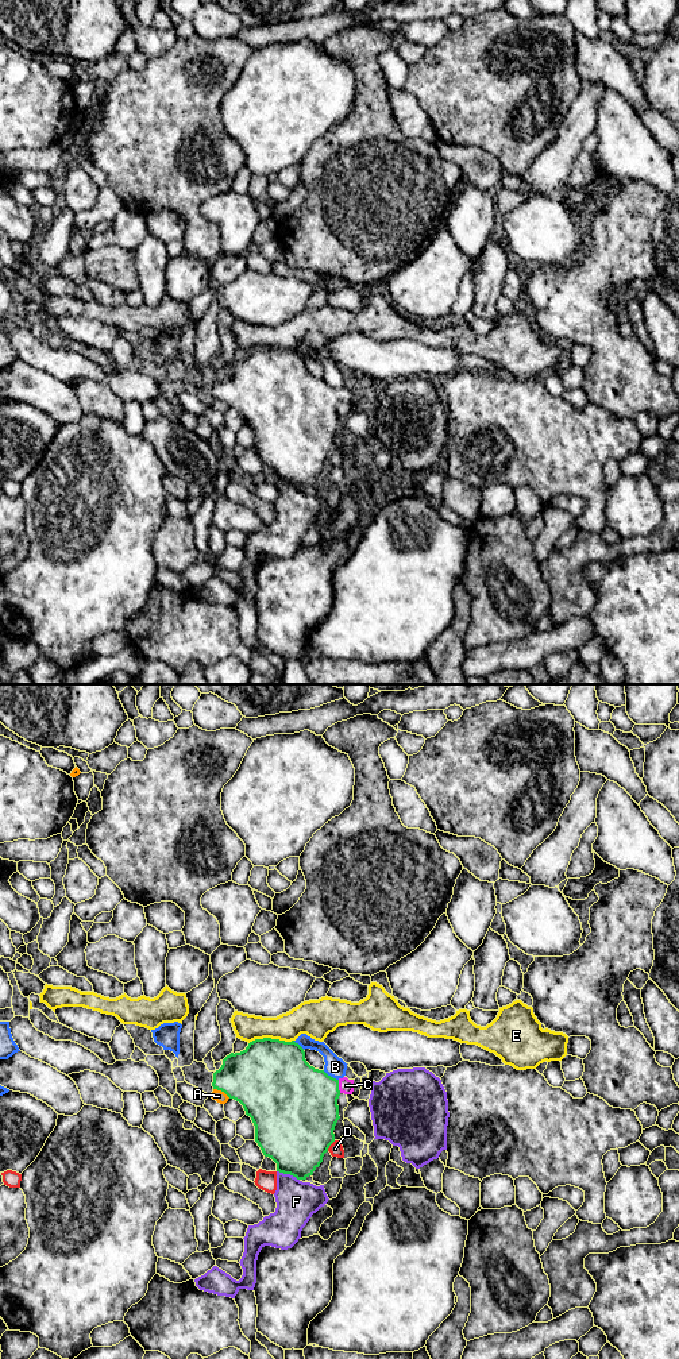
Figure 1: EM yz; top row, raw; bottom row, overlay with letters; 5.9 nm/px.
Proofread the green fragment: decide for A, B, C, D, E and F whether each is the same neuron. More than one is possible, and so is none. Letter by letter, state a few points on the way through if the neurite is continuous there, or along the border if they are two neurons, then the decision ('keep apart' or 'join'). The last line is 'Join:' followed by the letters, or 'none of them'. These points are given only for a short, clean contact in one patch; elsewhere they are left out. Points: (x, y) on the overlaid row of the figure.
A: keep apart
B: keep apart
C: way yz (300, 1103), (311, 1095), (338, 1087), (346, 1085); join
D: keep apart
E: border yz (293, 1039), (255, 1038), (249, 1043); keep apart
F: keep apart
Join: C

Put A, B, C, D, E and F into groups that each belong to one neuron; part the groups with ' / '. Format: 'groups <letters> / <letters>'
groups A / B / C / D / E / F

